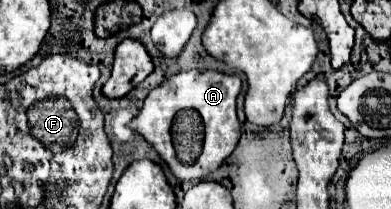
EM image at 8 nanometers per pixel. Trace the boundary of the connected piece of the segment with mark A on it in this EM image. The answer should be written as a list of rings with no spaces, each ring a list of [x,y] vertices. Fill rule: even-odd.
[[[199,68],[179,72],[171,78],[167,78],[163,84],[159,84],[157,88],[153,88],[147,94],[139,116],[133,118],[133,122],[131,122],[131,128],[137,130],[157,150],[157,154],[167,162],[167,166],[175,178],[199,180],[199,178],[205,178],[207,174],[211,174],[213,170],[217,170],[223,164],[223,160],[235,150],[235,146],[239,142],[241,126],[239,126],[239,120],[235,114],[235,100],[239,96],[239,92],[241,92],[241,80],[237,76],[221,74],[215,70],[199,70]],[[185,108],[197,110],[205,124],[203,152],[193,164],[181,164],[177,160],[173,144],[171,144],[173,116]]]

